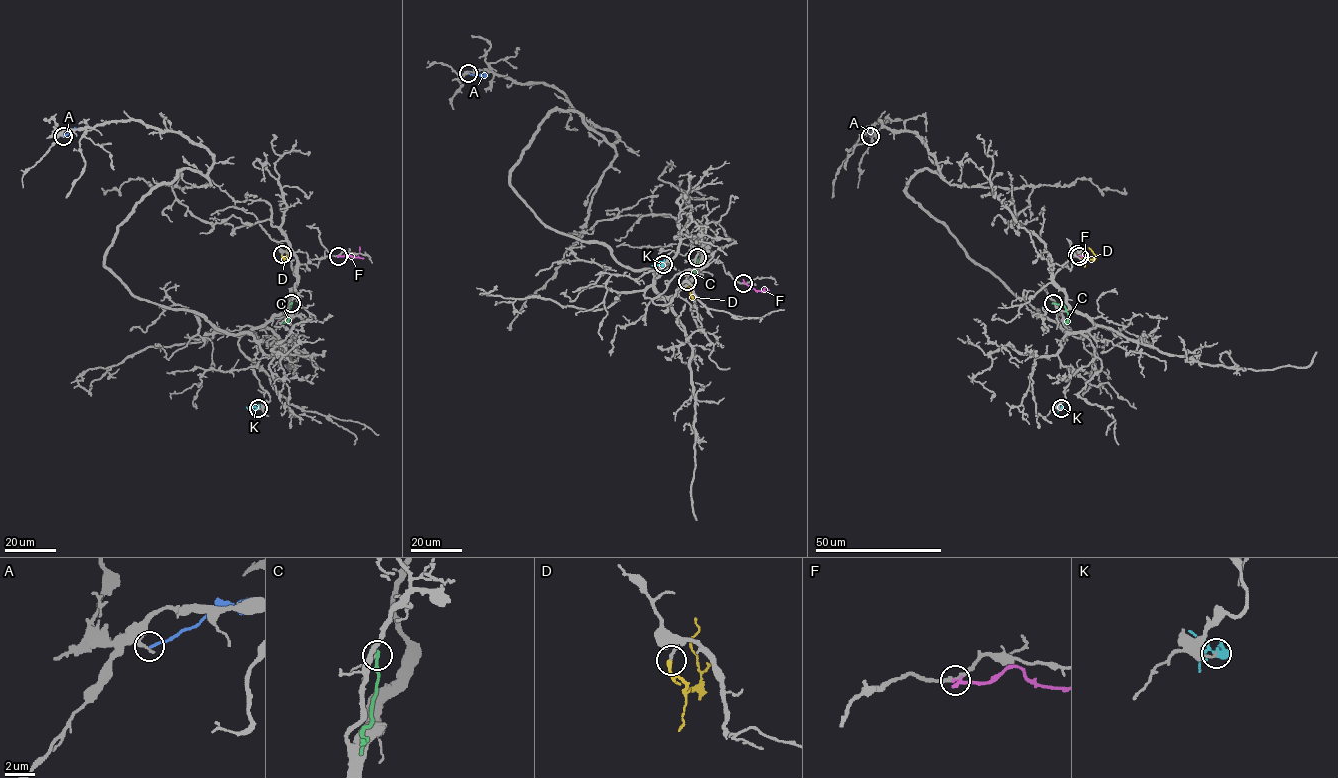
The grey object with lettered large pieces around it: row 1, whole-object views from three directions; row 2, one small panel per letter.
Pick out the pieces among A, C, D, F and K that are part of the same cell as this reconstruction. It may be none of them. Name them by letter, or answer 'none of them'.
D

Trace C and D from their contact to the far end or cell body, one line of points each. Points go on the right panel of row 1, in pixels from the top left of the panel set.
C: (1053, 302), (1062, 304), (1067, 313), (1065, 324)
D: (1077, 254), (1086, 260), (1093, 259), (1095, 255), (1088, 247)

